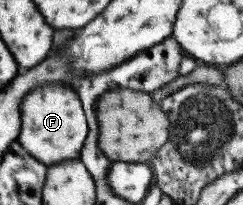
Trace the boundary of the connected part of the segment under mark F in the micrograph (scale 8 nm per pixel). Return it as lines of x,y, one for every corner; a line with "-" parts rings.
48,82
29,89
18,108
20,129
17,142
29,156
45,166
67,159
79,159
80,148
87,134
87,123
75,90

